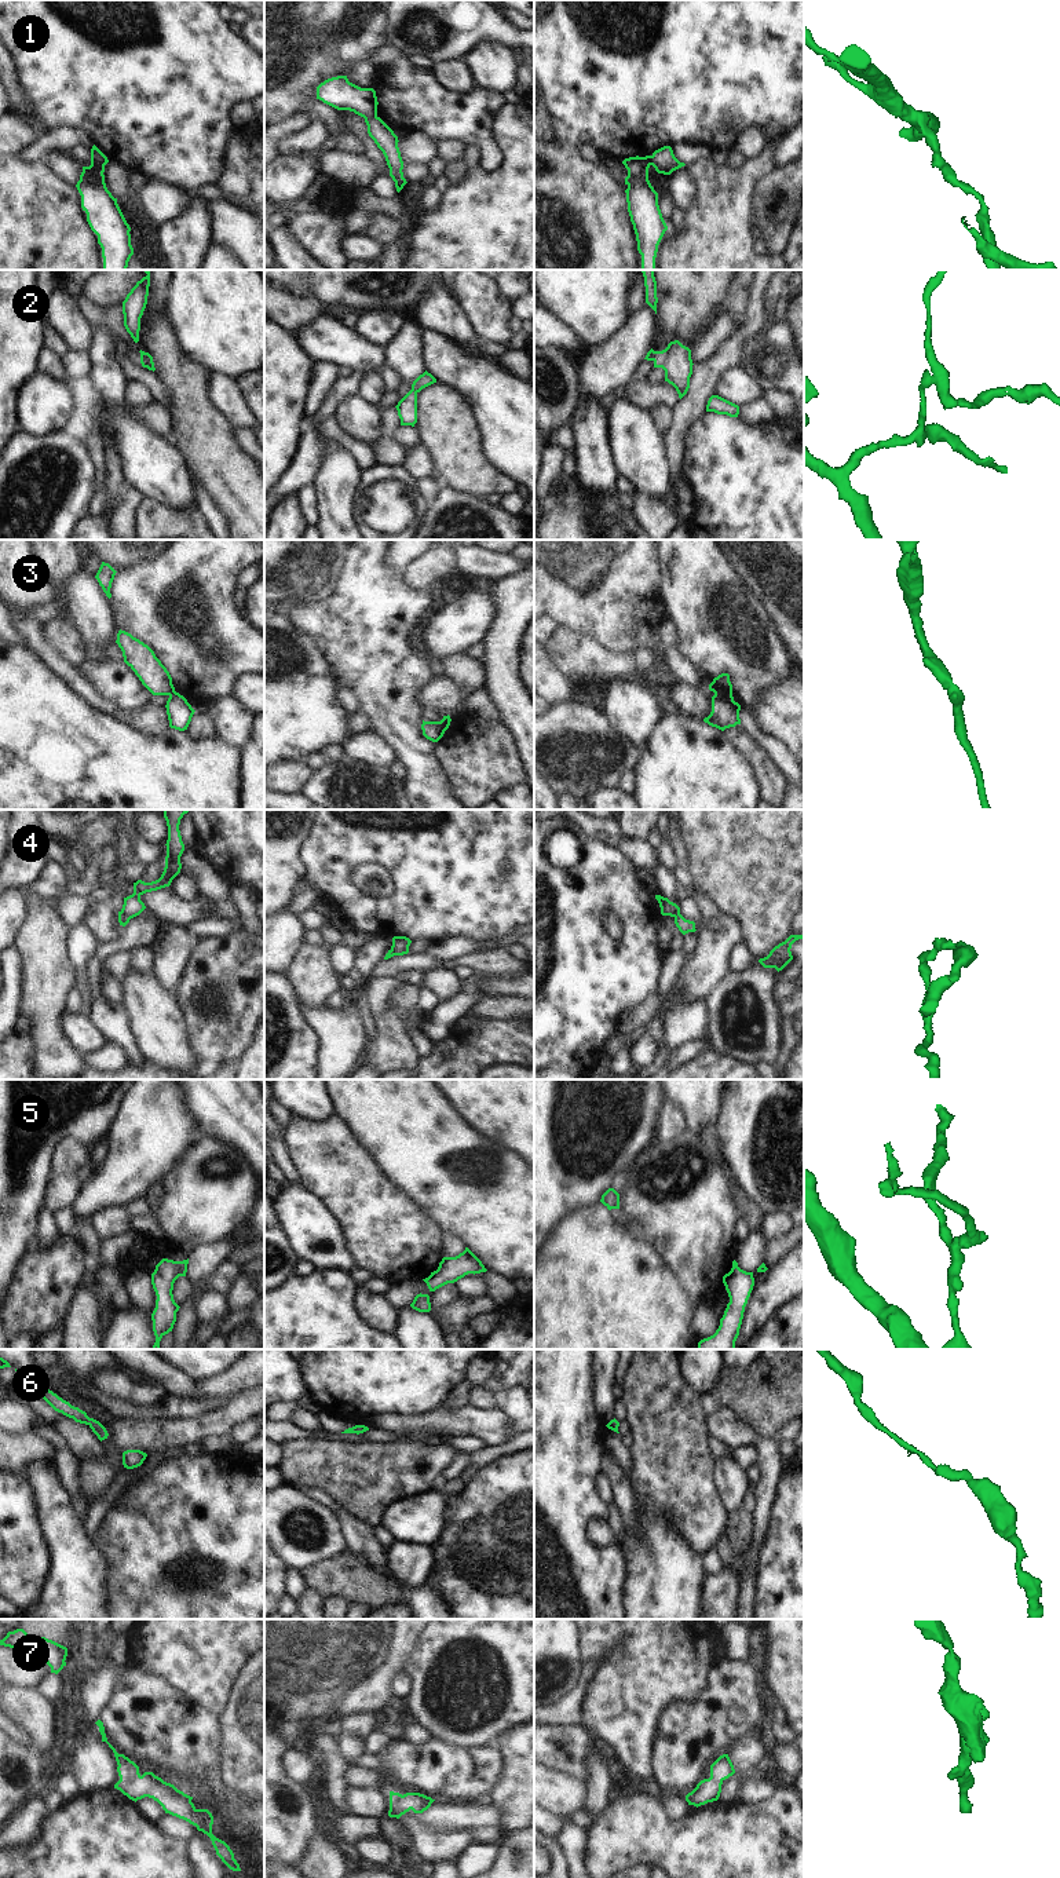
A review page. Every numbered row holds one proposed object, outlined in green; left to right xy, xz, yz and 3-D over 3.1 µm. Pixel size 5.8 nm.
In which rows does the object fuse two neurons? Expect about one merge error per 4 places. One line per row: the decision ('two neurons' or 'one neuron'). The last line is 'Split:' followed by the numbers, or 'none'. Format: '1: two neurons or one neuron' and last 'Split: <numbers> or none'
1: two neurons
2: two neurons
3: two neurons
4: two neurons
5: one neuron
6: one neuron
7: one neuron
Split: 1, 2, 3, 4

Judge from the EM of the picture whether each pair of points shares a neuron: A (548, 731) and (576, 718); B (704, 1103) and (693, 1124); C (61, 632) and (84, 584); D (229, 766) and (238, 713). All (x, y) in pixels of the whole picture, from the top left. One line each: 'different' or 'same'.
A: same
B: same
C: different
D: different

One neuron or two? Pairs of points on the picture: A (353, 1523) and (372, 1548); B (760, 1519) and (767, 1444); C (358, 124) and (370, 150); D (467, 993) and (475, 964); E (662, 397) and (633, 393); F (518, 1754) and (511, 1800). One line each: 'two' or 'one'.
A: one
B: one
C: one
D: two
E: one
F: one

